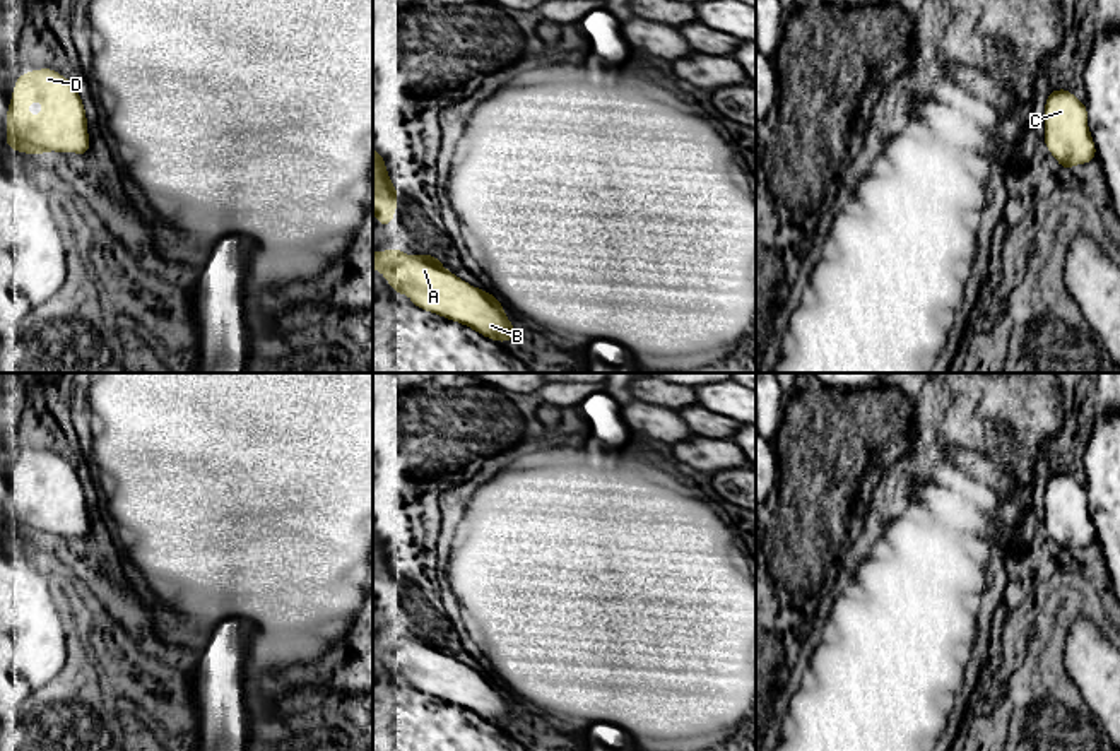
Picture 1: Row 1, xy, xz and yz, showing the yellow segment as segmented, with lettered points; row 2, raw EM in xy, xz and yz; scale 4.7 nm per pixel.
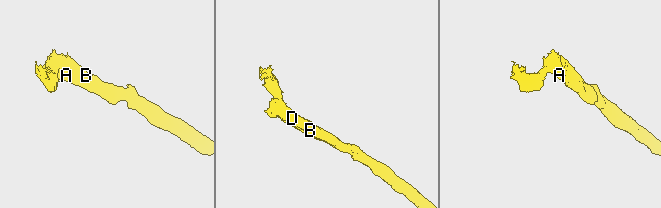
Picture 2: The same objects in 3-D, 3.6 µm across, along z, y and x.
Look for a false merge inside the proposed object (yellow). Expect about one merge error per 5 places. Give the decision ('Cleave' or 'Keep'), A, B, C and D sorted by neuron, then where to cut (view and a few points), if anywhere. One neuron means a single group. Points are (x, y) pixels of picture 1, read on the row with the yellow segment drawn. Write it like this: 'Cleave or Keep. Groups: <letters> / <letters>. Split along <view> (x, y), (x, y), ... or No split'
Keep. Groups: A B C D. No split

